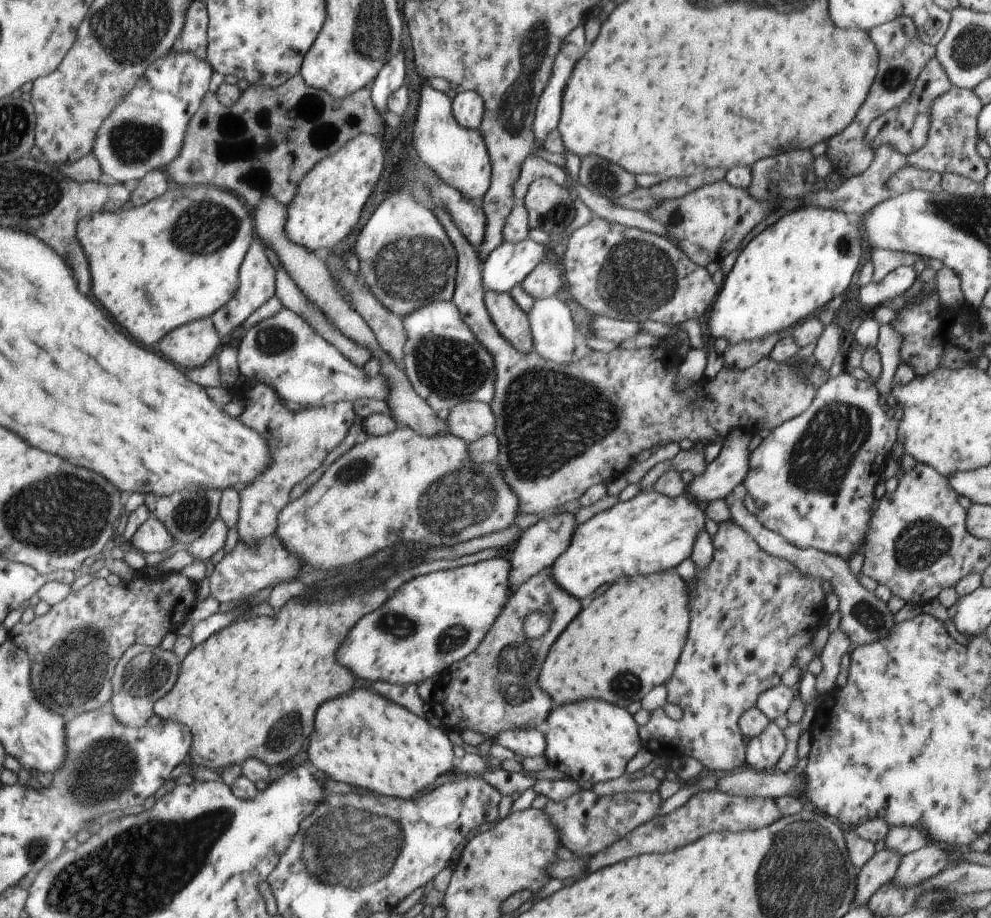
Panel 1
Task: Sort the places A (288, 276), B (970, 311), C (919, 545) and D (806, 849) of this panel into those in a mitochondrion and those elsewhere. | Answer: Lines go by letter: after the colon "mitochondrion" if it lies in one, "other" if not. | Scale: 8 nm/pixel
A: other
B: other
C: mitochondrion
D: mitochondrion

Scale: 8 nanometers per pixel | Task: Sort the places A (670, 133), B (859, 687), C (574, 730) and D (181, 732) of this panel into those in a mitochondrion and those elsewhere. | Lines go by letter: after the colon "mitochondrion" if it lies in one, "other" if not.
A: other
B: other
C: other
D: other

